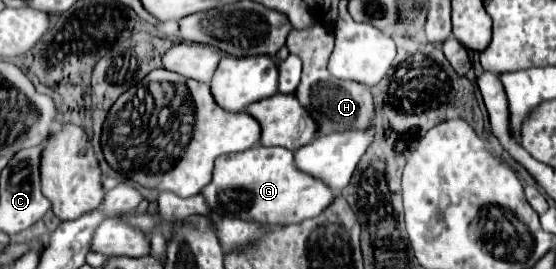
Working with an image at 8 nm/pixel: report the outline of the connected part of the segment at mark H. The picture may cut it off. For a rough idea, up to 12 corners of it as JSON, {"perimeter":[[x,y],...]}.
{"perimeter":[[323,22],[293,30],[303,60],[295,96],[321,128],[367,130],[375,118],[363,84],[327,72],[335,36]]}

